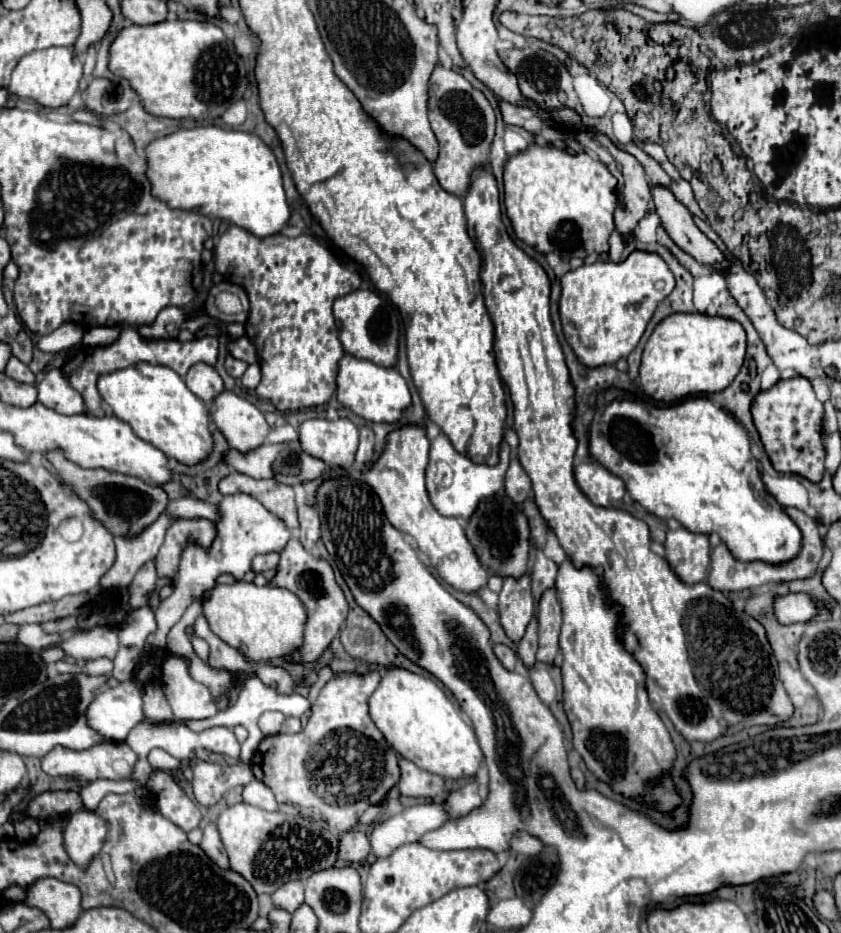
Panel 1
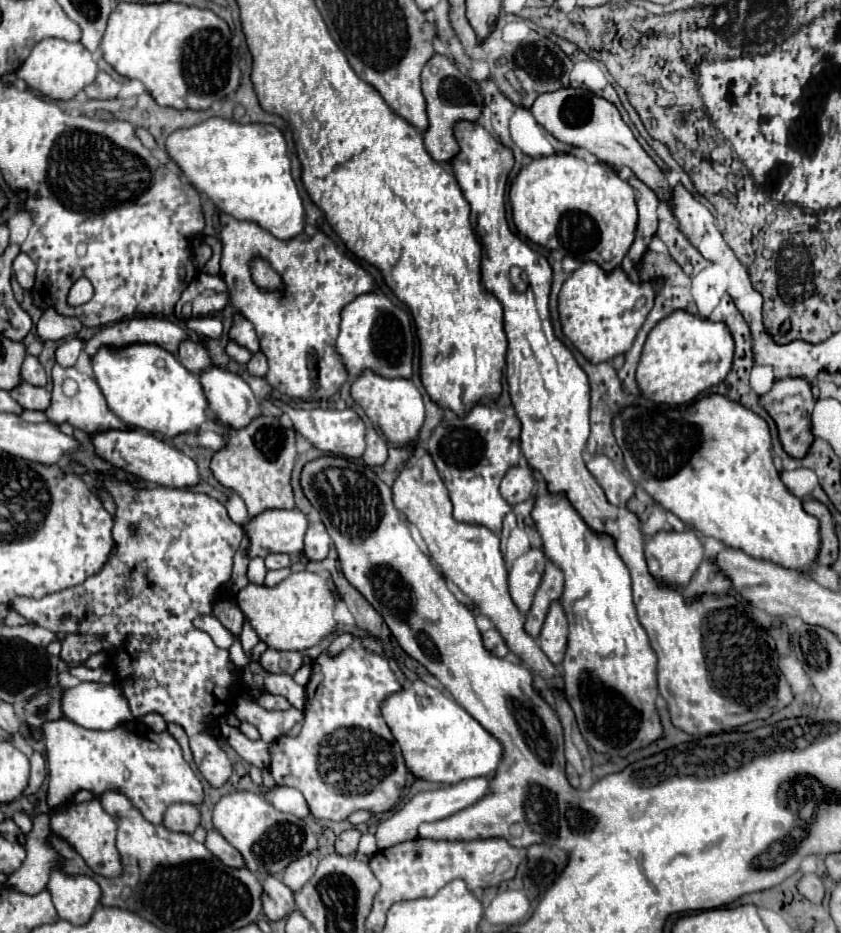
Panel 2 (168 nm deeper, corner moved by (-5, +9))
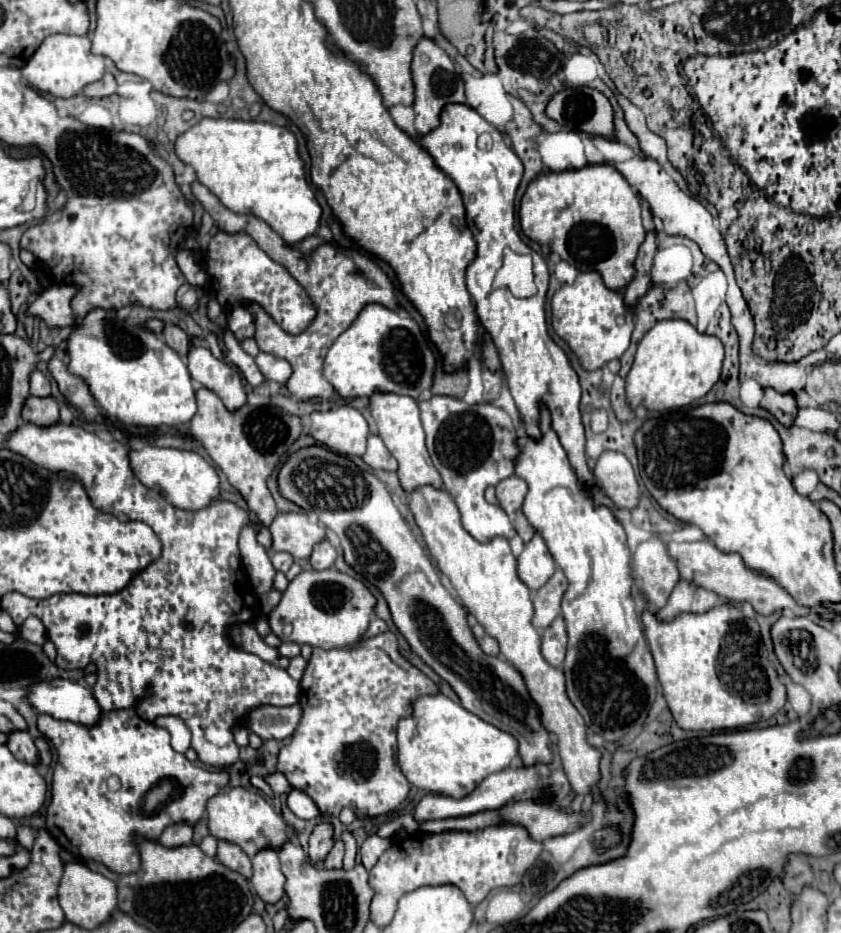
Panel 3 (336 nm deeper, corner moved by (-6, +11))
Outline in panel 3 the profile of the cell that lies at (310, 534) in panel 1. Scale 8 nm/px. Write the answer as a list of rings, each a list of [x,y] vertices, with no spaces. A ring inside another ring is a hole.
[[[320,541],[314,545],[314,551],[310,555],[310,565],[314,569],[330,569],[336,559],[336,549],[330,545],[330,541]]]

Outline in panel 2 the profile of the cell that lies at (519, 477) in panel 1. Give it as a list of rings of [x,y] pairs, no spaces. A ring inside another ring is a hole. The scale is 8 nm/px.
[[[513,467],[513,469],[509,469],[509,473],[503,477],[501,487],[499,487],[501,497],[509,505],[523,503],[525,499],[531,497],[533,489],[535,489],[535,477],[533,477],[529,467]]]

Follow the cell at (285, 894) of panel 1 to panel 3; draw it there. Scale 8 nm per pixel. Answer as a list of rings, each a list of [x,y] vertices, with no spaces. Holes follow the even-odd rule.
[[[322,823],[316,825],[316,829],[310,835],[310,849],[308,849],[308,863],[316,865],[318,861],[324,861],[328,851],[332,849],[332,825]]]

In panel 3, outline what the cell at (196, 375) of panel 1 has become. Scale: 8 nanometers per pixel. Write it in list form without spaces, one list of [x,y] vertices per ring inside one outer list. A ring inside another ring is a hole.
[[[166,325],[162,335],[164,335],[164,341],[166,341],[180,357],[186,359],[188,351],[190,351],[190,341],[192,341],[192,339],[188,337],[188,333],[186,333],[184,329],[176,327],[176,325]]]

